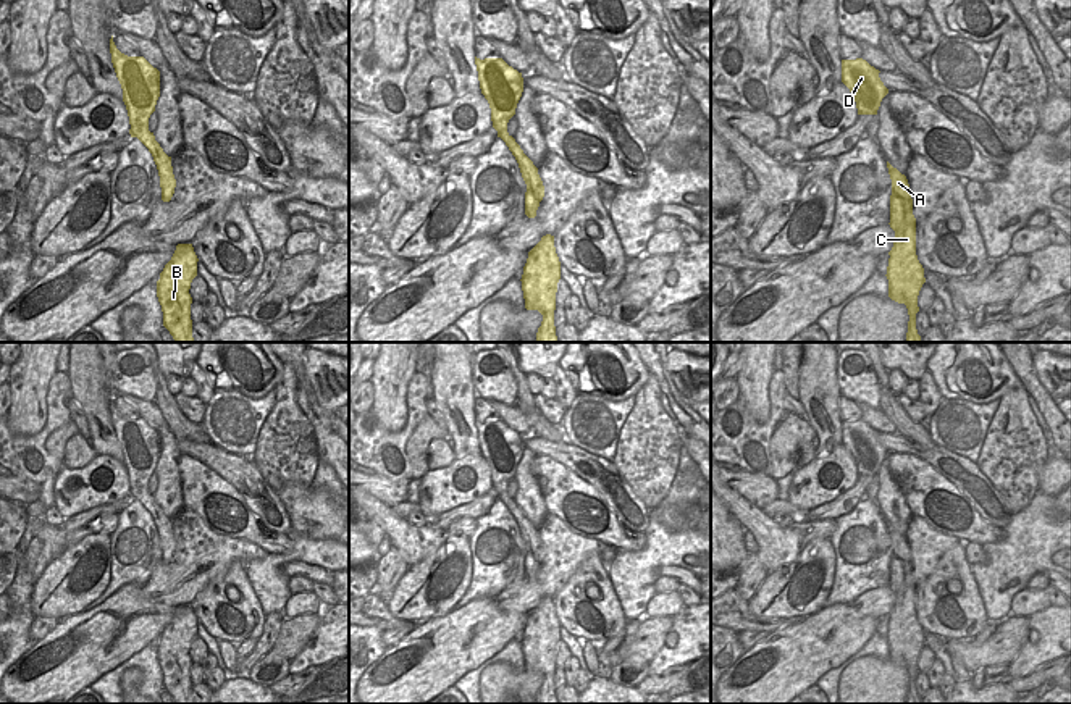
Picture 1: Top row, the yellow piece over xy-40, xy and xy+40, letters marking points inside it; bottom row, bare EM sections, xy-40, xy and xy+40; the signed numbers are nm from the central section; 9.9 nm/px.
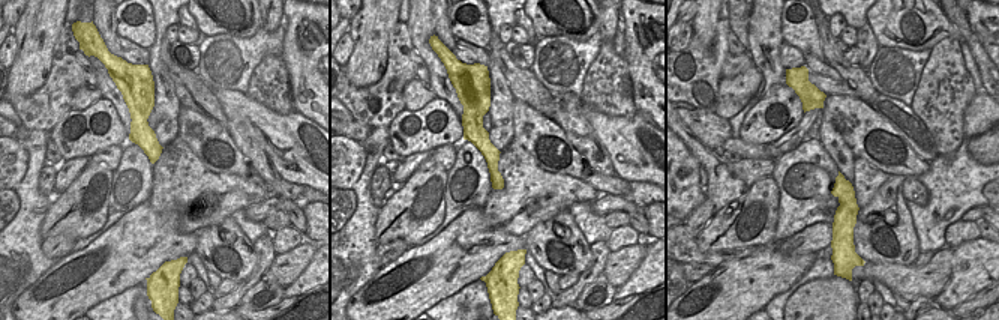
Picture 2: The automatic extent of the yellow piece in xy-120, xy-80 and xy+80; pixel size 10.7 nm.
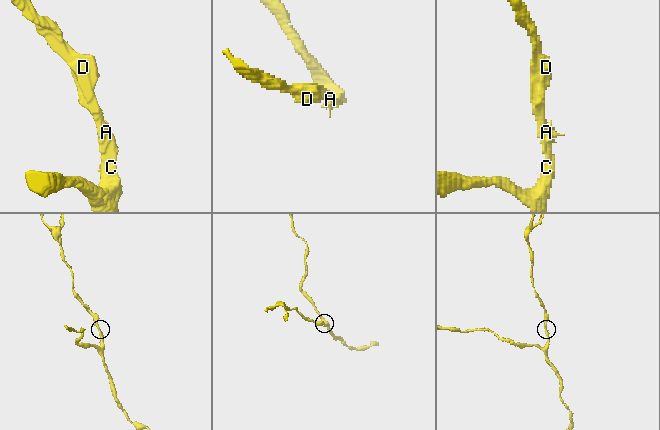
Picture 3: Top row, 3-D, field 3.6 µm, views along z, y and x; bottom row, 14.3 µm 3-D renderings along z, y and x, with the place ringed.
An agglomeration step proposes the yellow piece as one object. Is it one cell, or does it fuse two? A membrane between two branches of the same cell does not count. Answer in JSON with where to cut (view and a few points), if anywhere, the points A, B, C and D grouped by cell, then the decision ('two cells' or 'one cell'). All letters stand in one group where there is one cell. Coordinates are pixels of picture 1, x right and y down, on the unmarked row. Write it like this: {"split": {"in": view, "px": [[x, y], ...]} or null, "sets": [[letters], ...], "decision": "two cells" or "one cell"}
{"split": null, "sets": [["A", "B", "C", "D"]], "decision": "one cell"}

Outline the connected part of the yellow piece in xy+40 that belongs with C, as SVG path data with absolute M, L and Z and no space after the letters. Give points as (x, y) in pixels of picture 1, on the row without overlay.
M887 523L892 541L890 557L890 589L895 593L895 604L888 614L888 659L908 670L909 683L905 704L921 704L916 691L918 657L926 644L924 630L916 617L916 580L913 576L913 560L905 536Z

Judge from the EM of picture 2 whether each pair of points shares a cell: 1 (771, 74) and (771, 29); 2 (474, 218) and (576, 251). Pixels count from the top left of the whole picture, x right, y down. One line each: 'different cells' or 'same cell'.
1: same cell
2: different cells

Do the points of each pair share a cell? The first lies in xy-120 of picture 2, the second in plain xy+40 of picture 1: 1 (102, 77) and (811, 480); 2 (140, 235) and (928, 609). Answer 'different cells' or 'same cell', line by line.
1: different cells
2: different cells

